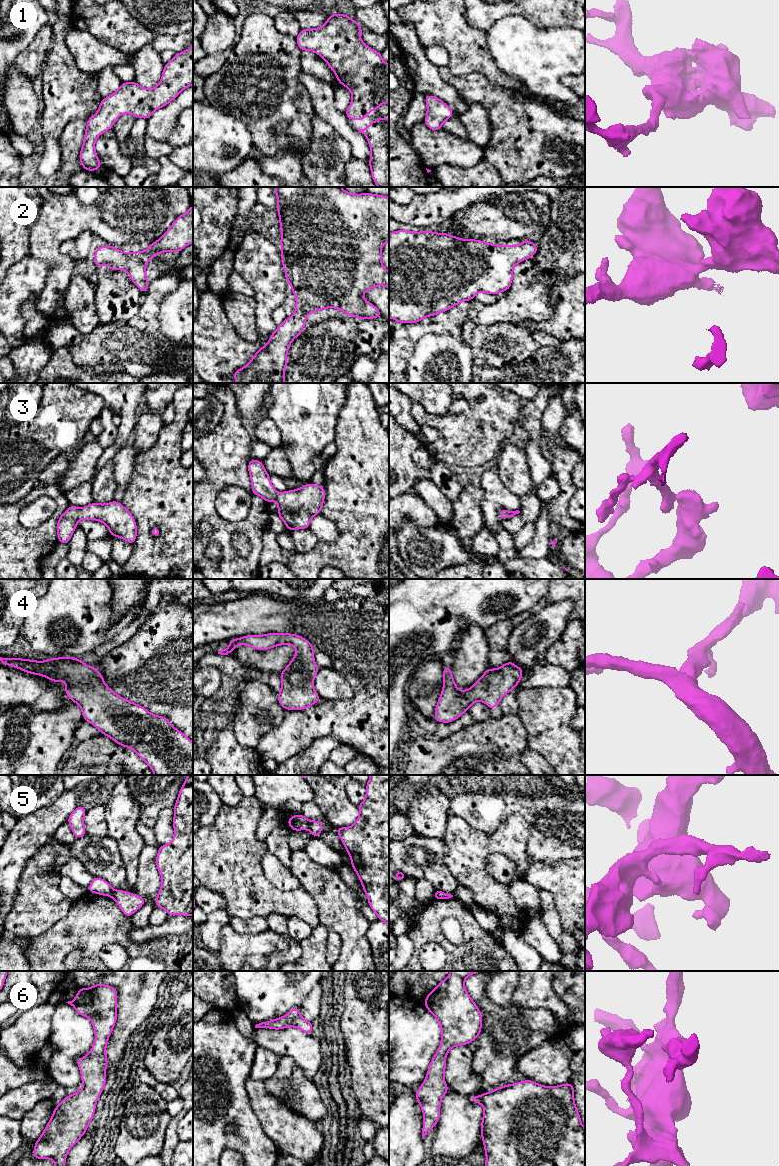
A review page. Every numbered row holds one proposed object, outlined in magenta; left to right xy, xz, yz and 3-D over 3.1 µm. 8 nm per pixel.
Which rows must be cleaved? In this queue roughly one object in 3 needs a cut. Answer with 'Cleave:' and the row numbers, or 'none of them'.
Cleave: 5

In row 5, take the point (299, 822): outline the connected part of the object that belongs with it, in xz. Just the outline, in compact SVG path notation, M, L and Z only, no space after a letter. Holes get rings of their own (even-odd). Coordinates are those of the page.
M302 814L291 816L287 819L287 824L293 831L306 830L309 825L309 820Z

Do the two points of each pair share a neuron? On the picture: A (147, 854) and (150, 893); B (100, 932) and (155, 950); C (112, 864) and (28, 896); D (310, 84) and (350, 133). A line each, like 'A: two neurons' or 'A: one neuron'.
A: one neuron
B: one neuron
C: one neuron
D: one neuron

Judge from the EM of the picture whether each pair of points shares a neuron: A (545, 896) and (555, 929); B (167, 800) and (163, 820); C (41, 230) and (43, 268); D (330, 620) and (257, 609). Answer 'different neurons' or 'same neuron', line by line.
A: same neuron
B: different neurons
C: different neurons
D: same neuron

